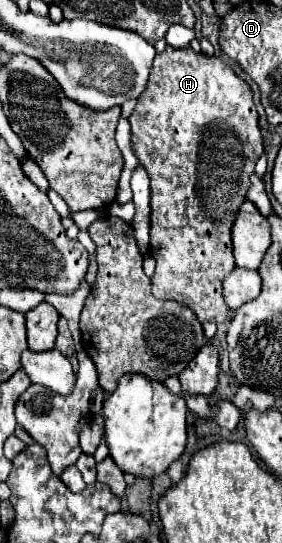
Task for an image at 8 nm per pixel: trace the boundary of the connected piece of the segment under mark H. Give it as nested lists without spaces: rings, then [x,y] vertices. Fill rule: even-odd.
[[[167,47],[163,53],[159,53],[153,61],[151,75],[147,81],[145,91],[137,99],[137,107],[129,117],[131,129],[133,129],[133,149],[141,161],[141,165],[147,169],[151,177],[151,255],[157,261],[157,269],[151,277],[153,283],[153,295],[157,299],[171,299],[179,301],[195,311],[201,323],[211,321],[211,323],[229,323],[233,319],[233,311],[229,305],[225,305],[223,297],[223,281],[225,277],[235,269],[233,261],[233,241],[231,241],[231,229],[233,229],[233,217],[237,215],[237,209],[243,205],[247,199],[245,193],[249,191],[249,177],[255,173],[255,163],[263,155],[263,135],[259,129],[259,115],[257,107],[253,103],[253,91],[251,87],[235,75],[235,71],[223,63],[219,57],[207,57],[205,53],[195,53],[191,47],[187,49],[175,49]]]

